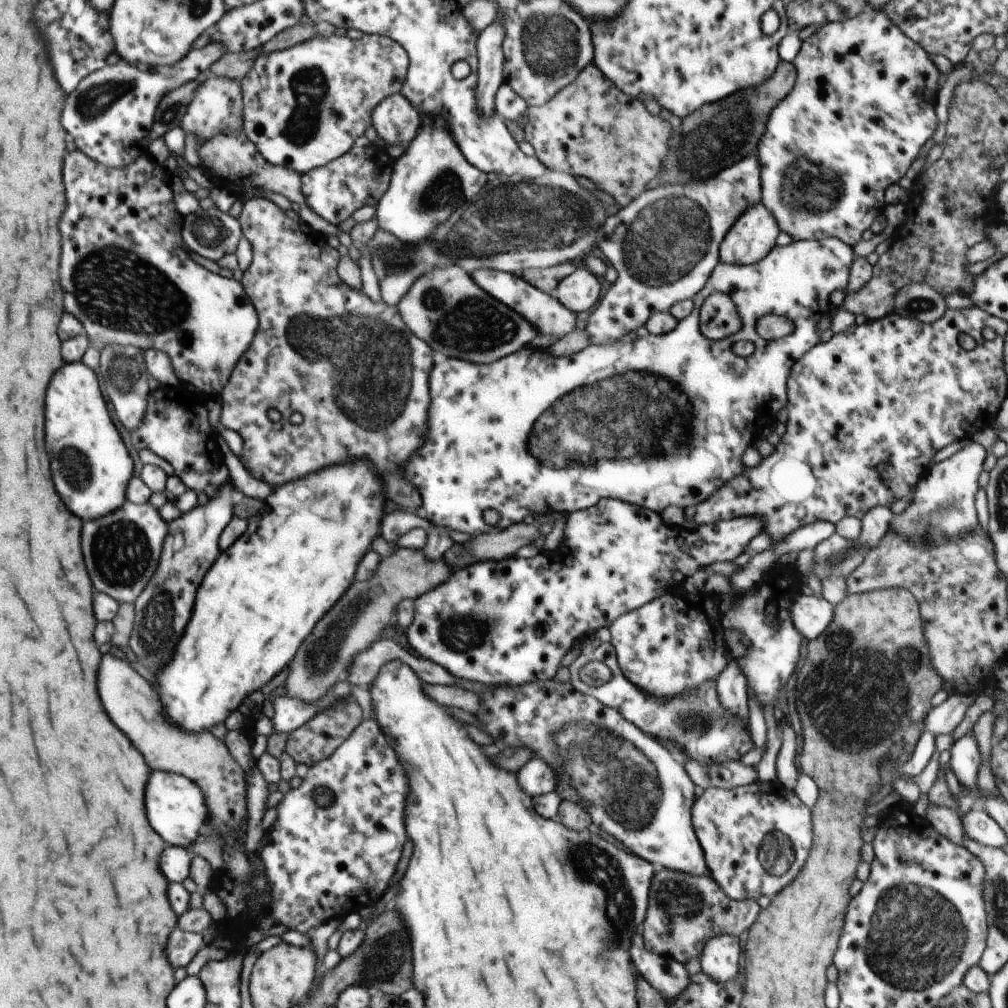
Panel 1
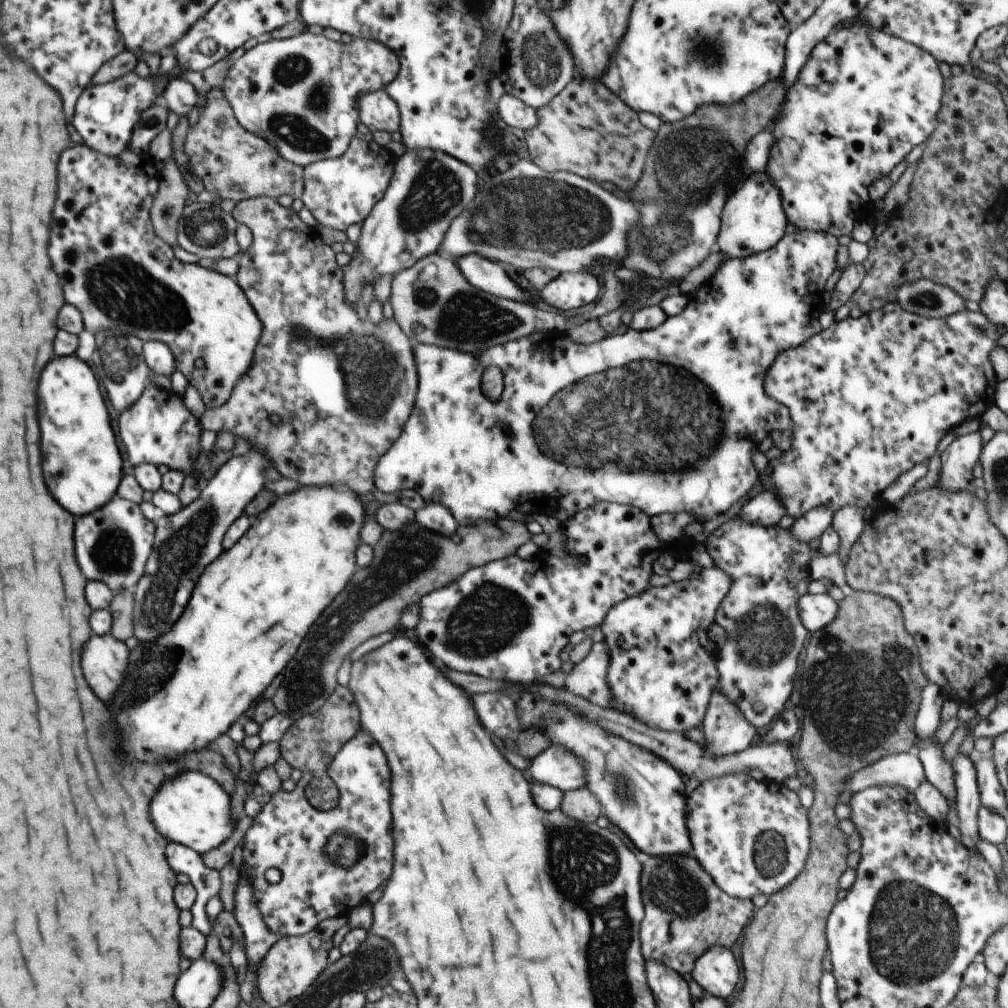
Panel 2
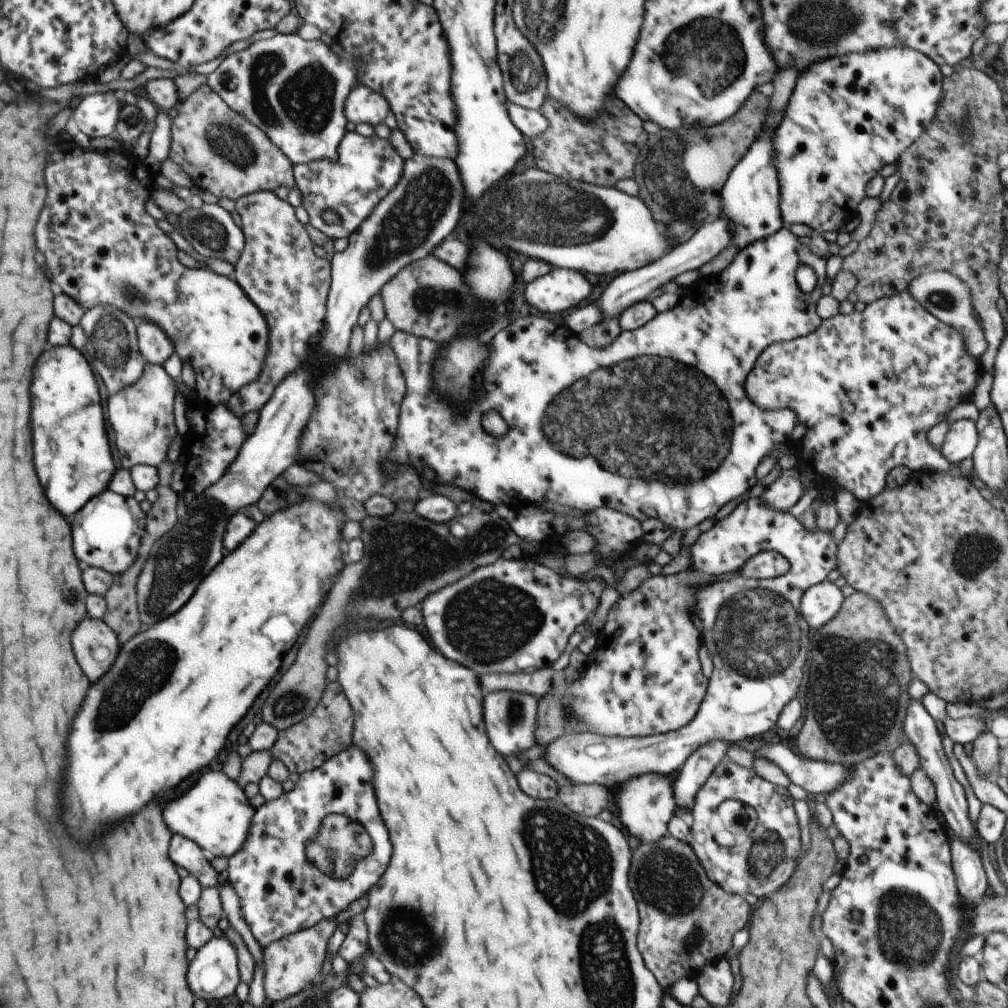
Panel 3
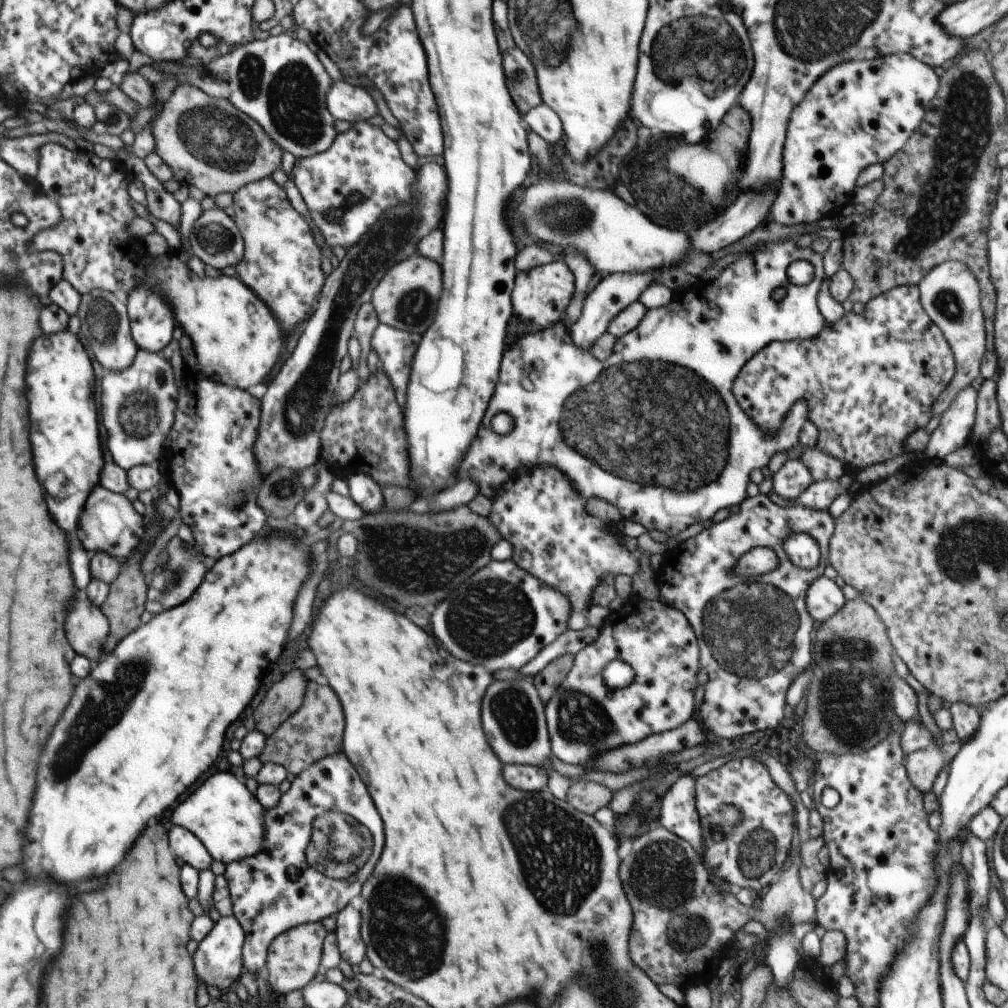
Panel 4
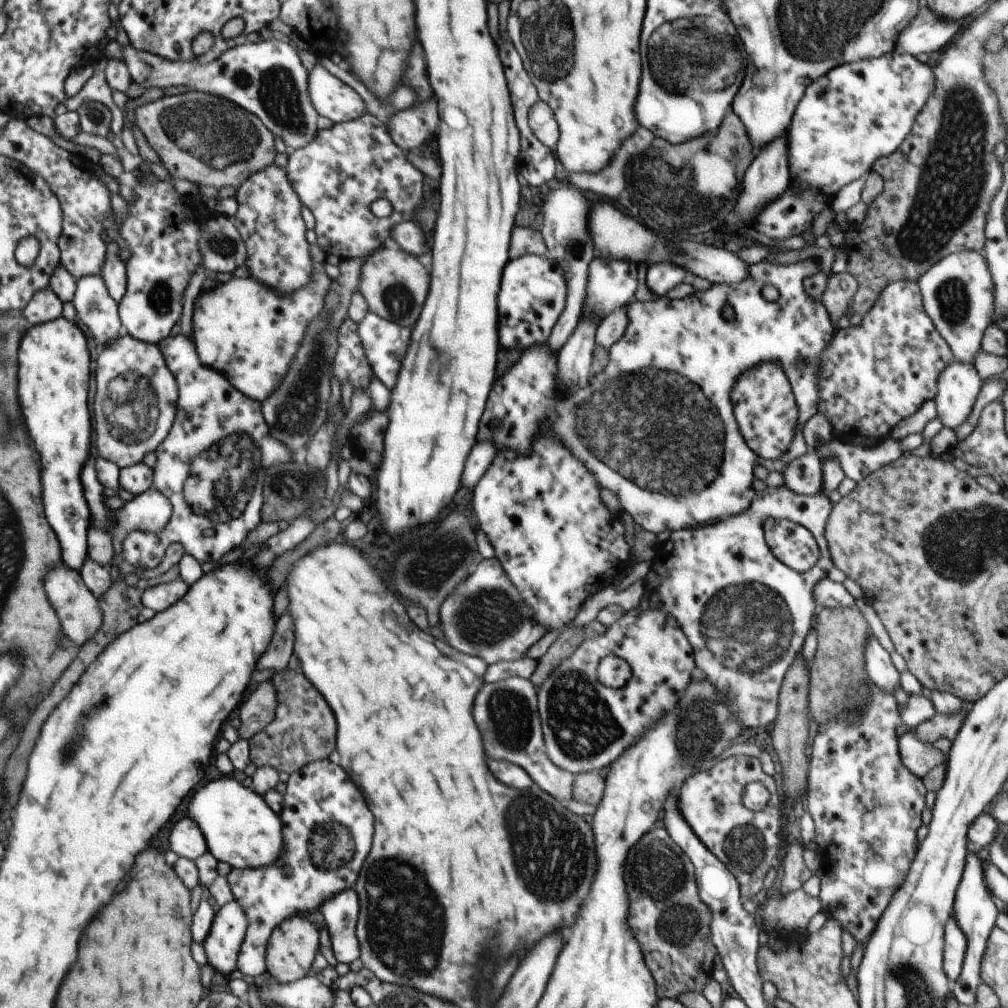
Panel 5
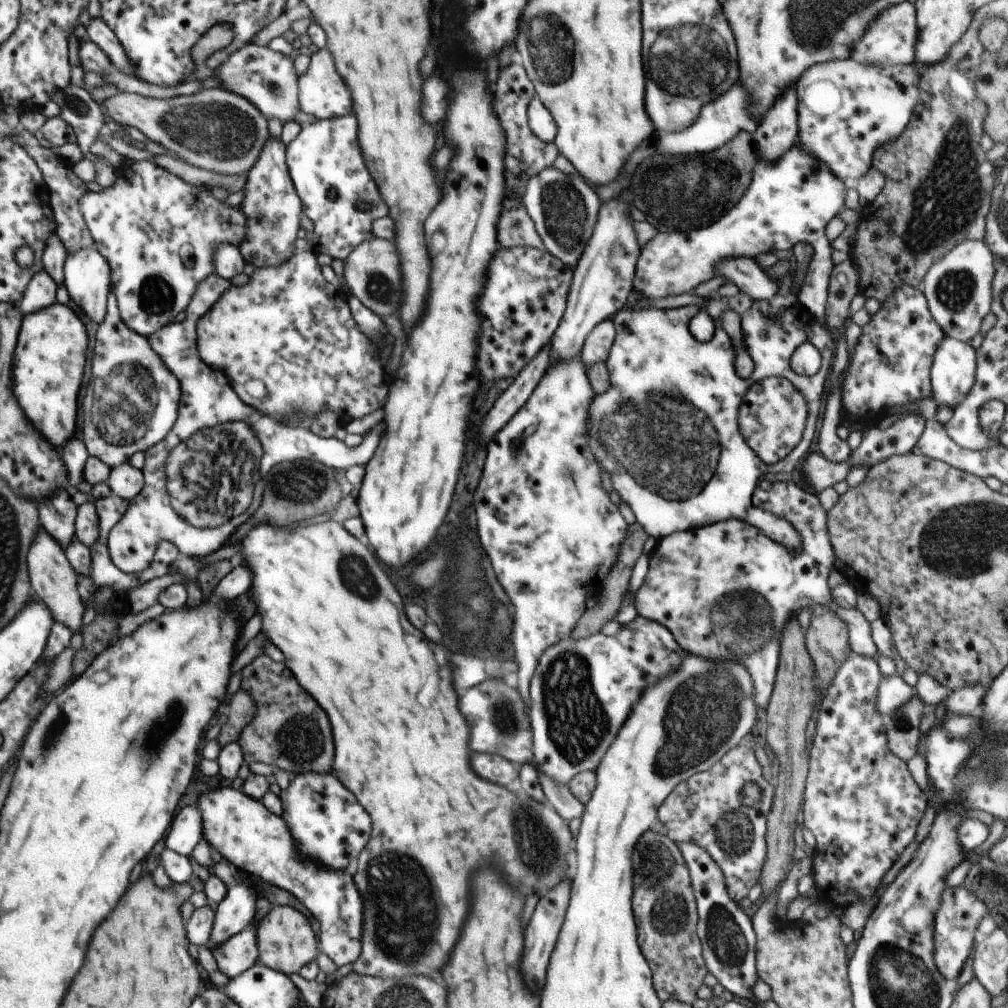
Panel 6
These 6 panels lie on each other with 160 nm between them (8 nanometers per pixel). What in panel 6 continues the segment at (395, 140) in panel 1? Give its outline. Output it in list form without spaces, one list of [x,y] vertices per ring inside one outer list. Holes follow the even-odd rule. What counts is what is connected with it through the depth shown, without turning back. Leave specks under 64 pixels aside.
[[[326,48],[313,49],[311,51],[311,62],[305,73],[299,76],[299,103],[301,111],[306,114],[312,114],[319,120],[335,119],[340,116],[346,116],[352,108],[352,96],[350,90],[346,88],[344,80],[338,76],[334,70],[332,56]]]

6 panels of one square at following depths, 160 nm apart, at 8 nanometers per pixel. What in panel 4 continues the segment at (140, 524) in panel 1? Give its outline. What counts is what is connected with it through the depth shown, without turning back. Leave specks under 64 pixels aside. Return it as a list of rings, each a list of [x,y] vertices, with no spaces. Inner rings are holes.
[[[98,484],[86,502],[86,510],[82,512],[79,526],[75,528],[75,538],[92,556],[106,553],[120,561],[124,561],[146,538],[145,518],[132,507],[125,495],[117,494]]]

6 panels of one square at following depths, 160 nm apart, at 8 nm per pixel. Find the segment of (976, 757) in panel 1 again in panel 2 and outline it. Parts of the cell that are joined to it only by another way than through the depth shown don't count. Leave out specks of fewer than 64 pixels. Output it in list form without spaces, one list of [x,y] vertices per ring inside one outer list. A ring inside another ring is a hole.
[[[959,752],[951,762],[956,787],[955,800],[959,816],[958,827],[962,834],[962,844],[977,851],[976,841],[980,840],[977,814],[981,807],[975,756]]]

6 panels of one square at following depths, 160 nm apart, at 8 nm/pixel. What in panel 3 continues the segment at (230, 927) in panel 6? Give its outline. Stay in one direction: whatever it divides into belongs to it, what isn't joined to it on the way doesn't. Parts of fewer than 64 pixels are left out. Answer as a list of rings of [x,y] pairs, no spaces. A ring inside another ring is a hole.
[[[226,933],[223,937],[212,937],[207,944],[197,950],[192,960],[192,972],[188,972],[188,984],[192,984],[192,992],[196,992],[198,998],[204,1000],[222,1000],[226,996],[235,994],[236,986],[239,983],[239,960],[233,944],[227,939]]]

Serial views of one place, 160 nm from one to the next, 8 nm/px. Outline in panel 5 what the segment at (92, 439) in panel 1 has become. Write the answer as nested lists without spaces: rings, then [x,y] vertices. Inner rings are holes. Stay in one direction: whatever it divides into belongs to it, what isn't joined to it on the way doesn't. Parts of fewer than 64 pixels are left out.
[[[60,317],[34,325],[24,336],[24,352],[20,352],[20,404],[24,404],[24,422],[44,468],[42,500],[46,518],[62,545],[63,564],[77,573],[89,558],[88,532],[93,519],[81,483],[81,473],[90,458],[92,434],[88,380],[88,342],[72,321]]]

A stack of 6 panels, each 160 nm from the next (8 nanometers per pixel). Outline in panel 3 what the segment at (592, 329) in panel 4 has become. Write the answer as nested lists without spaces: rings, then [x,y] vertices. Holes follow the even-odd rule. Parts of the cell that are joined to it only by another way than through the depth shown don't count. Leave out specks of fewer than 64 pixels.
[[[719,218],[714,224],[702,224],[698,228],[698,232],[688,239],[686,244],[680,244],[680,248],[672,248],[666,252],[666,256],[662,256],[660,260],[655,260],[642,268],[623,272],[615,276],[607,288],[604,289],[598,302],[594,303],[604,312],[606,319],[618,316],[619,312],[626,310],[629,306],[648,300],[650,294],[660,288],[663,284],[670,282],[682,274],[682,272],[690,272],[690,270],[698,270],[702,264],[710,262],[714,256],[718,256],[722,250],[730,247],[733,242],[733,223],[729,220]]]

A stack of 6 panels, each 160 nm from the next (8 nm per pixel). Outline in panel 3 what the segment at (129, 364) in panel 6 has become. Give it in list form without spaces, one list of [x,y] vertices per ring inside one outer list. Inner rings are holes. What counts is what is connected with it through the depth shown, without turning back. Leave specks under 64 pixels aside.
[[[146,363],[138,383],[127,387],[108,399],[108,422],[114,428],[116,448],[124,469],[139,465],[157,467],[166,458],[168,446],[176,436],[174,424],[174,380],[164,372],[164,367]]]

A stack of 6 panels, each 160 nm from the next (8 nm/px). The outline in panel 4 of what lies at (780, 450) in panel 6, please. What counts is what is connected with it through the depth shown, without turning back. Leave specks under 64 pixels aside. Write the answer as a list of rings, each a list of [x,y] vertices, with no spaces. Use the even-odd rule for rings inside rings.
[[[918,285],[894,287],[869,300],[865,305],[864,312],[861,314],[857,314],[852,310],[845,312],[845,315],[841,316],[841,319],[835,323],[826,322],[824,328],[816,338],[801,341],[771,341],[764,347],[764,350],[760,349],[760,352],[757,352],[742,367],[738,378],[736,378],[732,392],[734,392],[736,400],[738,400],[738,404],[765,433],[773,433],[780,426],[781,420],[787,415],[787,412],[794,403],[803,400],[808,407],[808,420],[812,421],[819,430],[819,439],[817,440],[816,448],[837,458],[851,472],[859,472],[868,468],[868,466],[872,466],[872,464],[879,465],[886,462],[886,460],[896,458],[896,456],[902,456],[902,454],[908,454],[913,464],[941,464],[940,461],[926,458],[924,452],[907,452],[905,443],[915,430],[926,428],[926,424],[933,417],[932,407],[936,399],[945,391],[945,388],[950,384],[952,377],[955,375],[956,361],[952,349],[940,327],[936,326],[928,314],[926,314],[920,300]]]

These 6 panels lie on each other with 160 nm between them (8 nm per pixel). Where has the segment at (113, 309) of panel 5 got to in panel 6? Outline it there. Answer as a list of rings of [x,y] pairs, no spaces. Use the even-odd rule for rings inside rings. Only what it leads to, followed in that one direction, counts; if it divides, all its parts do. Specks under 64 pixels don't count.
[[[96,248],[82,249],[67,255],[64,274],[64,285],[72,302],[96,324],[104,322],[111,289],[108,259]]]

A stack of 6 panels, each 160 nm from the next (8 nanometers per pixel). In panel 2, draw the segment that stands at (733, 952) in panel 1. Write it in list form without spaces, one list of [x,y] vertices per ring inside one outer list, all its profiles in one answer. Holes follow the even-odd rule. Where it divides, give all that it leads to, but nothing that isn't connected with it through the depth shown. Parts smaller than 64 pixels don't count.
[[[718,945],[702,953],[691,975],[706,992],[726,999],[740,980],[740,968],[732,951]]]

